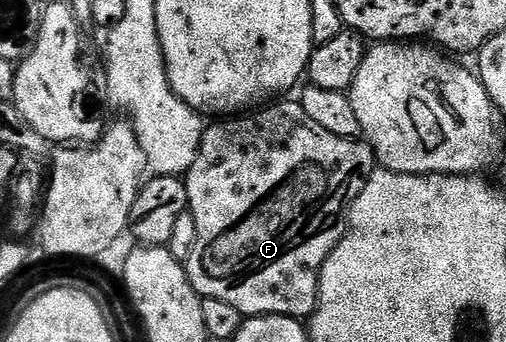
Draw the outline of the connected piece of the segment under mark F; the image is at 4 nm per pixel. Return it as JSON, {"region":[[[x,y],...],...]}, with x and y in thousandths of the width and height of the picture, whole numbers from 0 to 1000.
{"region":[[[591,298],[543,301],[516,310],[472,342],[451,342],[441,354],[421,357],[427,360],[421,371],[419,363],[405,368],[403,398],[395,404],[395,433],[387,442],[387,465],[368,503],[370,614],[379,620],[383,670],[389,673],[383,728],[368,763],[368,789],[379,839],[397,868],[447,880],[447,892],[462,892],[462,904],[470,904],[476,924],[569,921],[575,933],[601,939],[625,901],[636,775],[648,760],[656,731],[672,713],[672,693],[684,673],[680,614],[690,602],[706,550],[735,509],[745,474],[735,430],[717,404],[666,401],[662,389],[636,377],[636,365],[626,365],[623,354],[613,354],[613,342],[605,342],[605,319],[597,319]]]}

